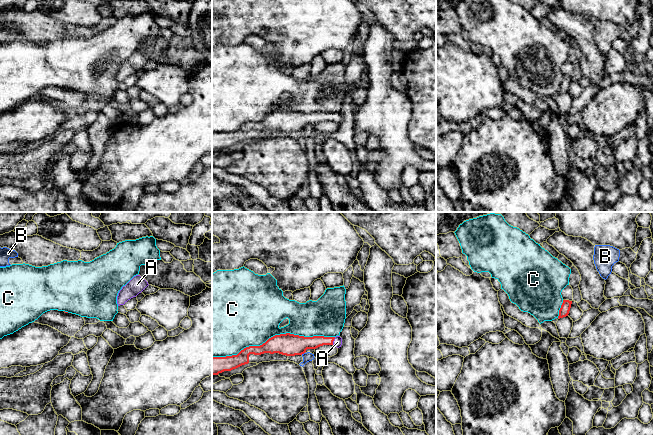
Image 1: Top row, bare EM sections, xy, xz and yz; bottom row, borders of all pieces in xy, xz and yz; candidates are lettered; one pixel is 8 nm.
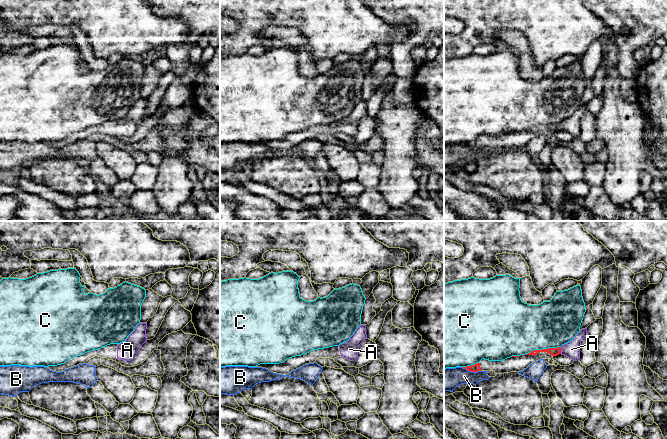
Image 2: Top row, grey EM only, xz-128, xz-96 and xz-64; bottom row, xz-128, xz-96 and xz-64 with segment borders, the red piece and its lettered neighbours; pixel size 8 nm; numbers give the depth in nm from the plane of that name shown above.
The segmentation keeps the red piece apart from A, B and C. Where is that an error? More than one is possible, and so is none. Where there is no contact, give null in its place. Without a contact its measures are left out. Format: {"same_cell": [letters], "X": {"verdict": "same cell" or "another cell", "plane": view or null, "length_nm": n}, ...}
{"same_cell": ["A"], "A": {"verdict": "same cell", "plane": "xz", "length_nm": 70}, "B": {"verdict": "another cell", "plane": "xz", "length_nm": 40}, "C": {"verdict": "another cell", "plane": "xz", "length_nm": 1000}}

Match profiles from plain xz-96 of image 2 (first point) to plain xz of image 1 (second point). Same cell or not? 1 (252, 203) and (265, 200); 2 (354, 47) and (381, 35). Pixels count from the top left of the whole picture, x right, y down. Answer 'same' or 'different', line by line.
1: different
2: different

